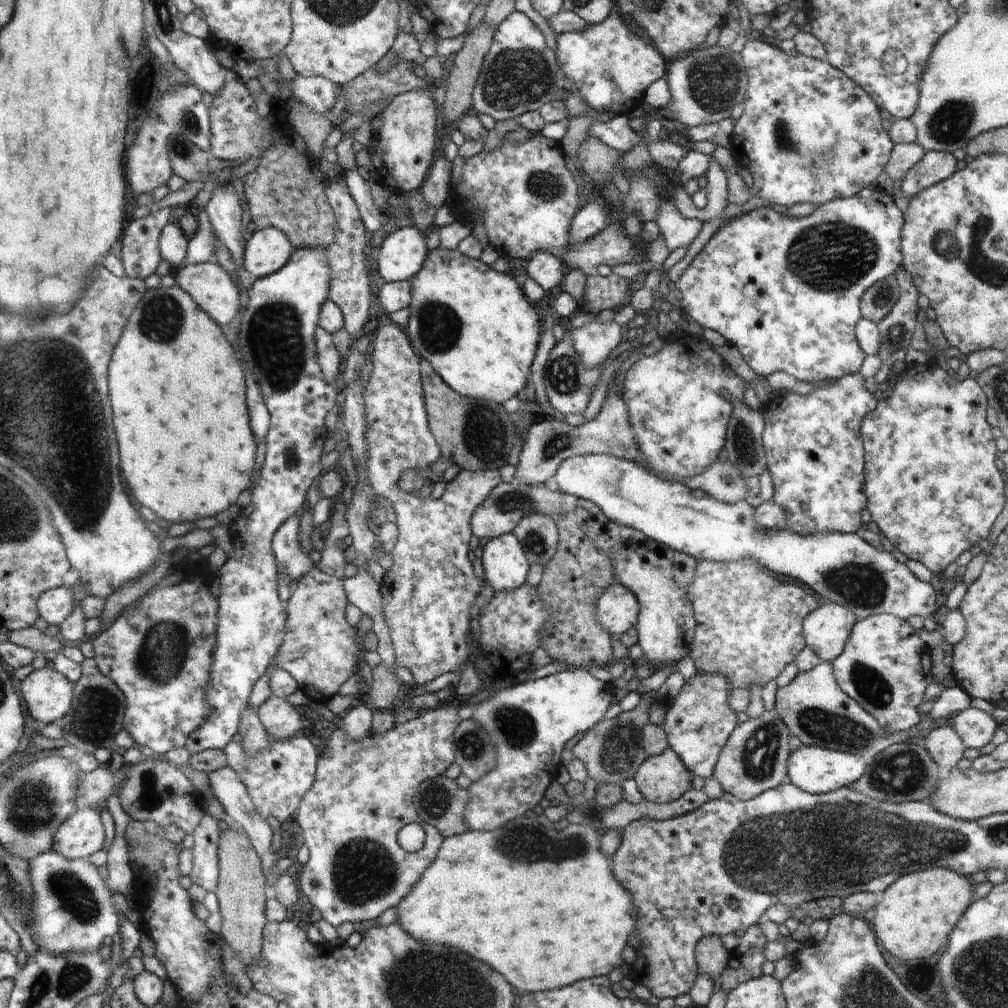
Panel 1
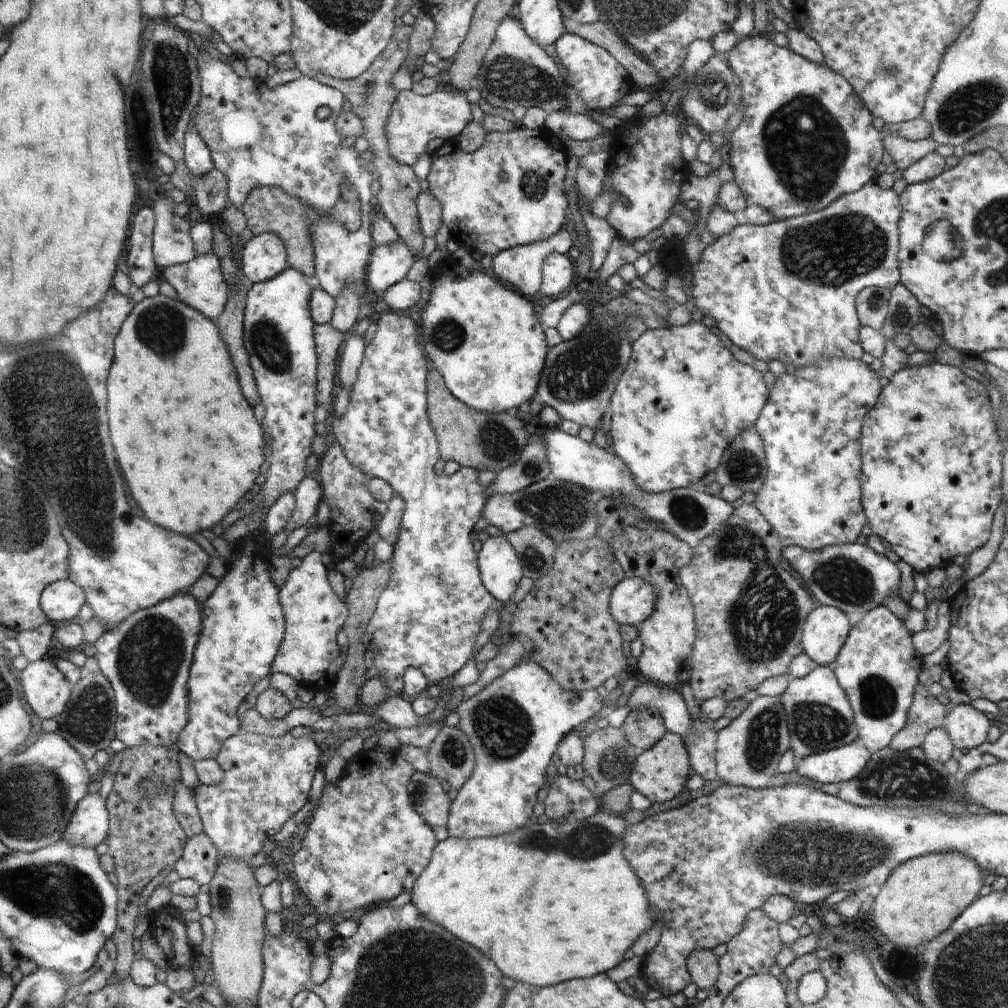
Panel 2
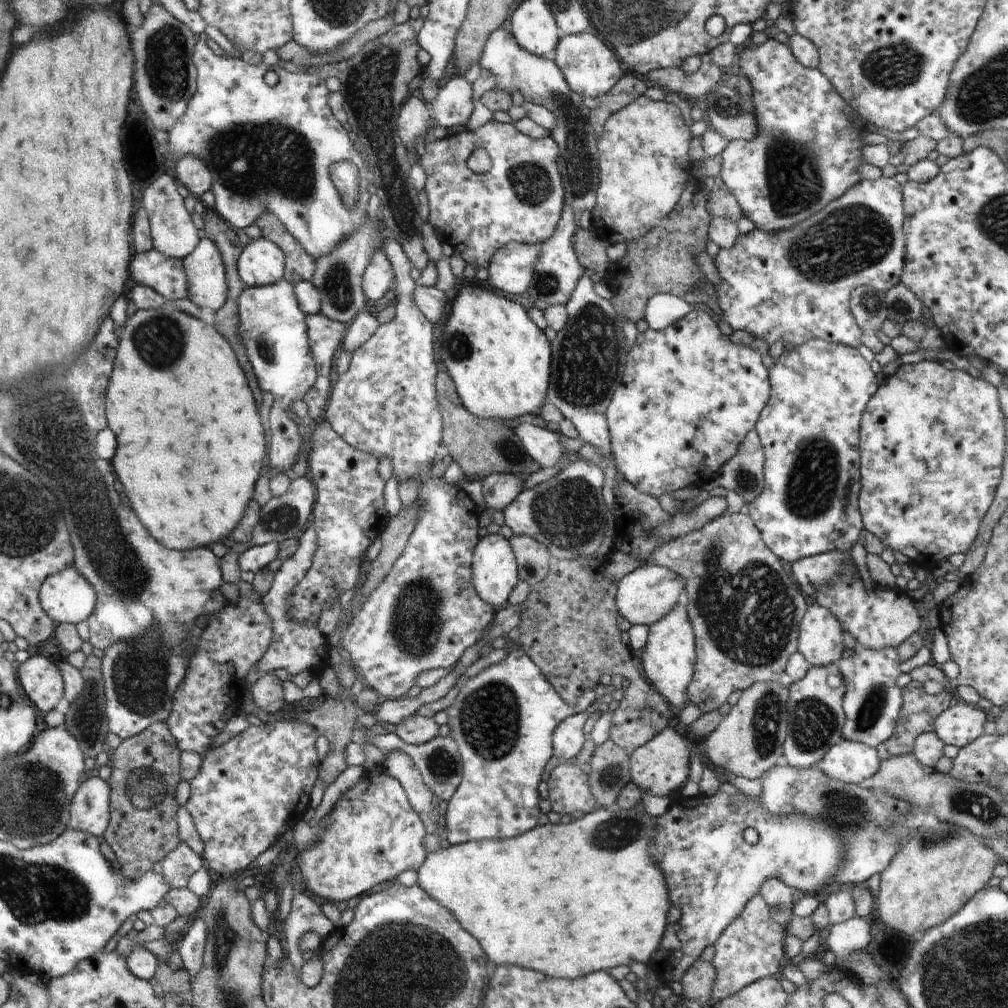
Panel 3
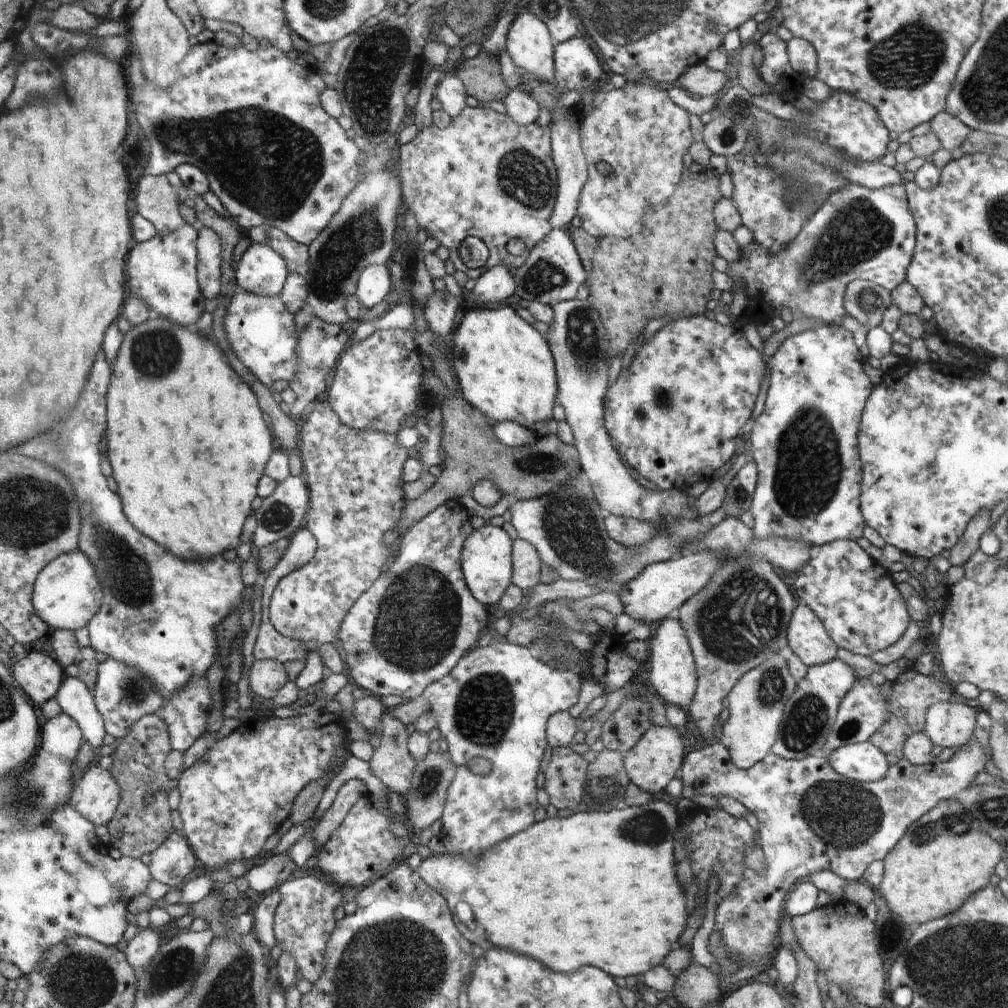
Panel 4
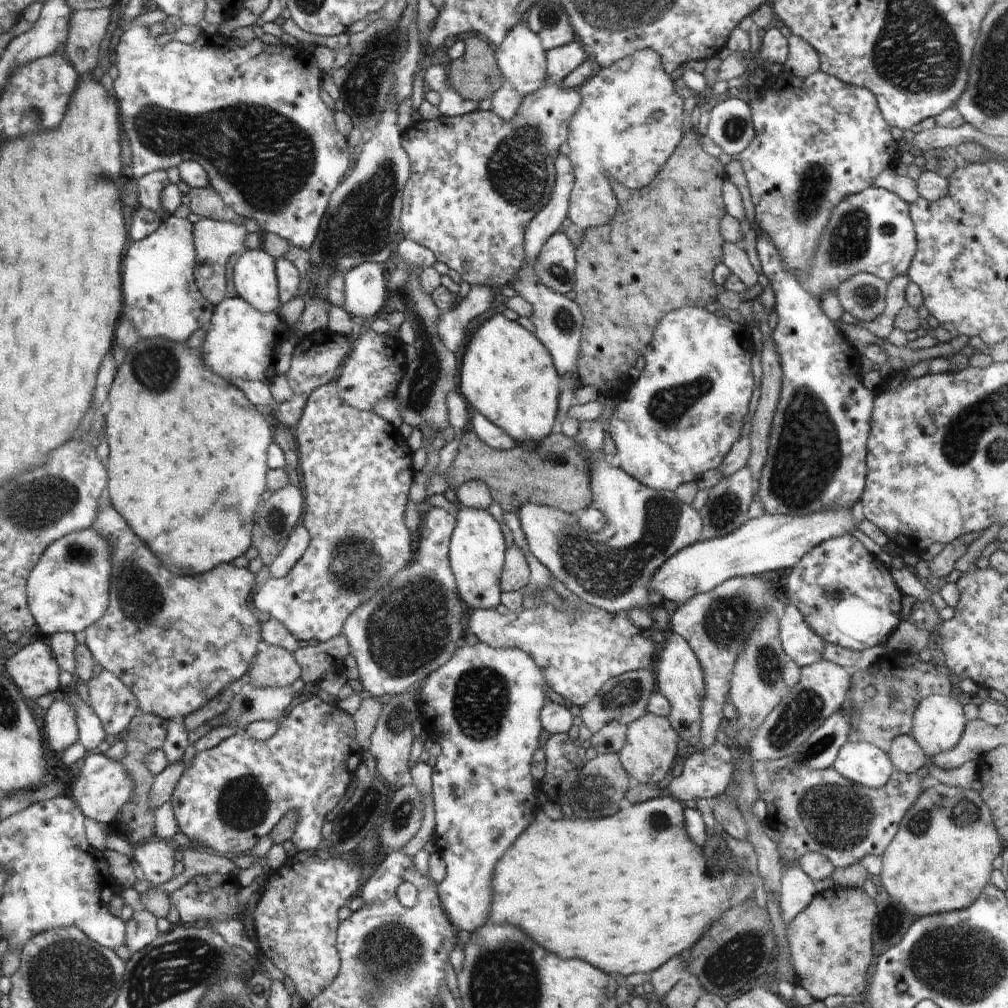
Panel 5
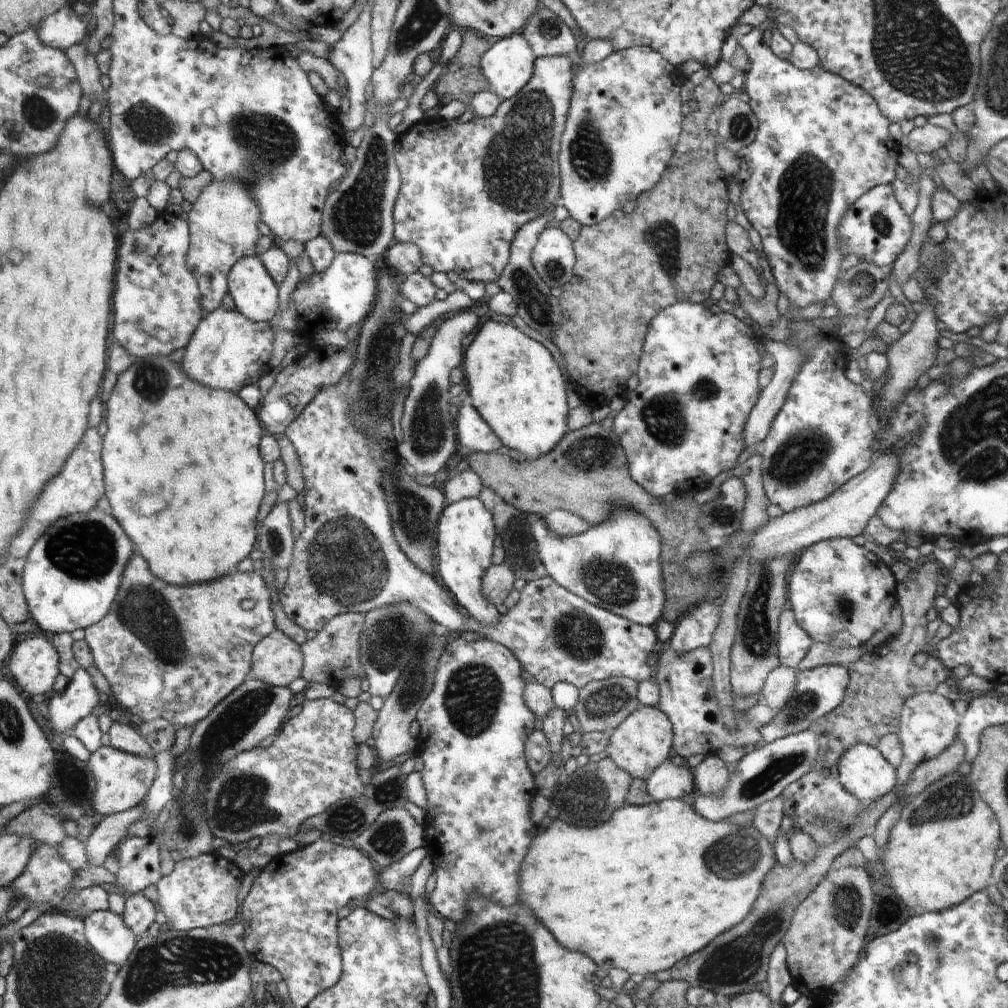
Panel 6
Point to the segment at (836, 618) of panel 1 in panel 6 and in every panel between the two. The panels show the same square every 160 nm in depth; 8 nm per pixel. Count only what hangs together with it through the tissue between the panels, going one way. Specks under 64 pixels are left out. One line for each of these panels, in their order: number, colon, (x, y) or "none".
2: (826, 629)
3: (820, 642)
4: (806, 637)
5: (803, 646)
6: (793, 644)

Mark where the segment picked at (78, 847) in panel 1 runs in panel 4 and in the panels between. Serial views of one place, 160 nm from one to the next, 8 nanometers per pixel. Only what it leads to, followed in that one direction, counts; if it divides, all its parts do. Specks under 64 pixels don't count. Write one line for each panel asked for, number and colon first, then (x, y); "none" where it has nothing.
2: (91, 825)
3: (92, 809)
4: (98, 795)

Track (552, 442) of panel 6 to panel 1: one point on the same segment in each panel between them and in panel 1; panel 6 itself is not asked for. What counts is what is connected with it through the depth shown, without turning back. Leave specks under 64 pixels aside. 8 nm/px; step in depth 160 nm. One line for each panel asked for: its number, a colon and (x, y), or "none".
1: (473, 324)
2: (486, 341)
3: (500, 361)
4: (505, 369)
5: (507, 374)

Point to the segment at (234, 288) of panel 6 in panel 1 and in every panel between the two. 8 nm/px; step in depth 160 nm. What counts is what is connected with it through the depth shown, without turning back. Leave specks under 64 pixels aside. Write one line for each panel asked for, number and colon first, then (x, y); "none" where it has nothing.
1: (269, 249)
2: (264, 256)
3: (261, 262)
4: (261, 271)
5: (255, 279)

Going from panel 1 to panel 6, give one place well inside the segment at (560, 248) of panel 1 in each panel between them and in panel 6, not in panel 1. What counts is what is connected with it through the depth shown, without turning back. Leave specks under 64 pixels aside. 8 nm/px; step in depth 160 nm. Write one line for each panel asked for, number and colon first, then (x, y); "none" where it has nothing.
2: (510, 192)
3: (519, 199)
4: (485, 176)
5: (476, 180)
6: (466, 190)

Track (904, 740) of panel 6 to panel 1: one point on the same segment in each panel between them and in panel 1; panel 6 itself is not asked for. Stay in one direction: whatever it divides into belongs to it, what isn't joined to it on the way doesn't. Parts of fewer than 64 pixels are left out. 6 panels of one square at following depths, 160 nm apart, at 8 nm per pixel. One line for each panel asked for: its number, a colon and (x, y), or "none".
1: (976, 728)
2: (968, 729)
3: (959, 724)
4: (947, 725)
5: (938, 722)

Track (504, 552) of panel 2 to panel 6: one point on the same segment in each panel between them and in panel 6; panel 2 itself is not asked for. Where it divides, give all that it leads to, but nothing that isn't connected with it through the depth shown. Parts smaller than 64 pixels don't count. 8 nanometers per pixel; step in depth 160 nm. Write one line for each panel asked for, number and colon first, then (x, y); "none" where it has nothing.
3: (495, 569)
4: (487, 568)
5: (477, 546)
6: (466, 532)

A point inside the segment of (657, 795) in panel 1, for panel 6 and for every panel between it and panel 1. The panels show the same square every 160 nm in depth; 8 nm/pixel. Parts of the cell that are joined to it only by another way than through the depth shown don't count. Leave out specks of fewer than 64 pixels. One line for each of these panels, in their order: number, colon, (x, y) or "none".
2: (661, 772)
3: (660, 766)
4: (653, 761)
5: (650, 747)
6: (641, 742)

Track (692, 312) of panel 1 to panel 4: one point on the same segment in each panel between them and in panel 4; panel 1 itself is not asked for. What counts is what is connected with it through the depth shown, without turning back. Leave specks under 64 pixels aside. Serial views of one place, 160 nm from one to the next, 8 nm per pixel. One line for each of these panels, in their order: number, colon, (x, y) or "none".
2: (787, 290)
3: (789, 286)
4: (858, 233)

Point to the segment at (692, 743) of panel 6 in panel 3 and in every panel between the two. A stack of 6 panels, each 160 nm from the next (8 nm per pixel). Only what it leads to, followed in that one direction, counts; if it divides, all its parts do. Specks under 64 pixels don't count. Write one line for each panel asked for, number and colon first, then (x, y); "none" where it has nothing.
3: (669, 656)
4: (672, 673)
5: (682, 681)

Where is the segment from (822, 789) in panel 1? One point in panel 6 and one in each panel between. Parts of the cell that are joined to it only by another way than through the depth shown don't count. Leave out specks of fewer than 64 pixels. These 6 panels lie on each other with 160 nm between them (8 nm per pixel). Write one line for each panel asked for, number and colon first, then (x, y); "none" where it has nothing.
2: (838, 765)
3: (851, 762)
4: (862, 762)
5: (861, 762)
6: (864, 772)

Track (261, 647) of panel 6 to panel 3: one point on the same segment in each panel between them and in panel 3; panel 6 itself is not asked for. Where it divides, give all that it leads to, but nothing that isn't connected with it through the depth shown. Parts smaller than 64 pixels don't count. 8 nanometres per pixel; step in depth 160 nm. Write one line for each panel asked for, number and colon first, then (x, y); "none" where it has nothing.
3: (268, 694)
4: (267, 677)
5: (273, 667)

